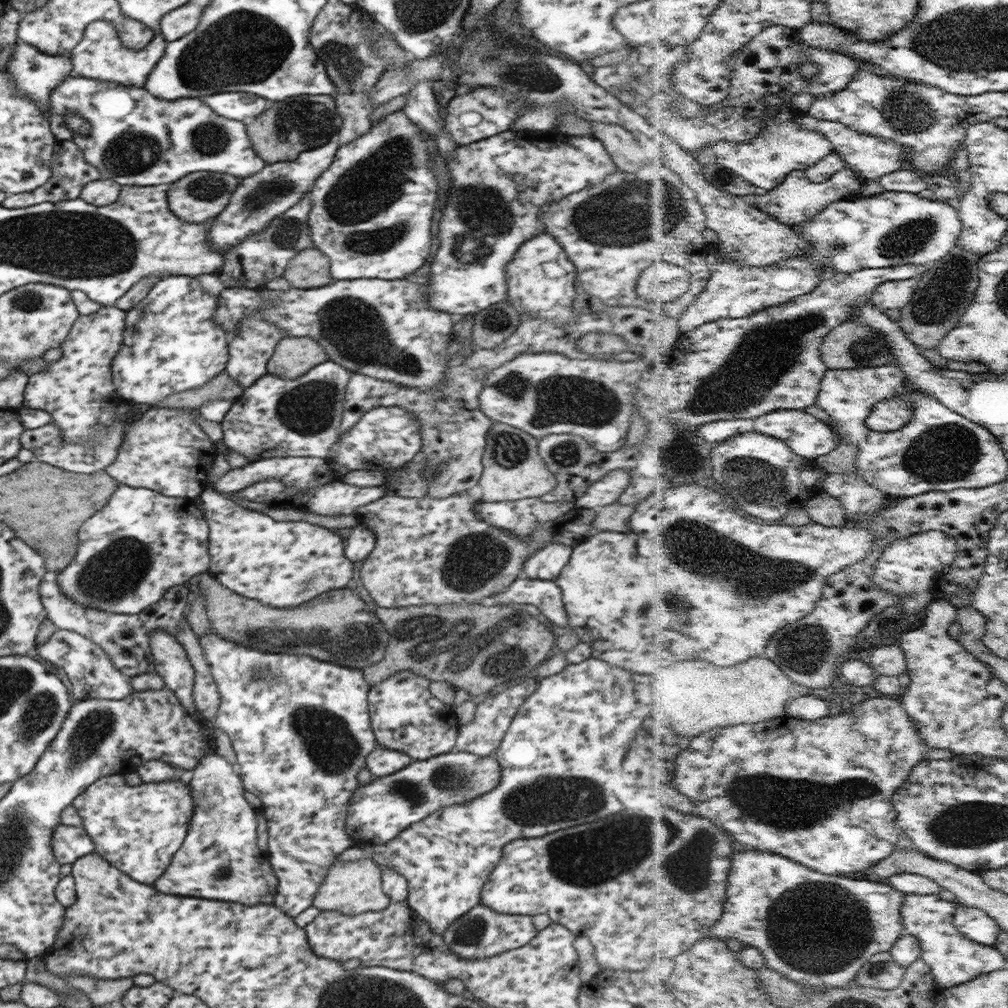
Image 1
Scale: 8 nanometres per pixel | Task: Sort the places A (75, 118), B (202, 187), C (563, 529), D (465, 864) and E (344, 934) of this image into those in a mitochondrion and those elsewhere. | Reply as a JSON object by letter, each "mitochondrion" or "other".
{"A":"other","B":"mitochondrion","C":"other","D":"other","E":"other"}

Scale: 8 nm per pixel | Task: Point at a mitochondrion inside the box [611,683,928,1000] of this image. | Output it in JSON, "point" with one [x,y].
{"point":[820,929]}

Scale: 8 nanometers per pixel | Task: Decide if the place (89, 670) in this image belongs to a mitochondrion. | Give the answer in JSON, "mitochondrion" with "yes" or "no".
{"mitochondrion":"no"}

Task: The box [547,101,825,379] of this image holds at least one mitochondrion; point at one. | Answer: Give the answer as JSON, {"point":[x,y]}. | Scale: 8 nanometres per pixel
{"point":[632,210]}

